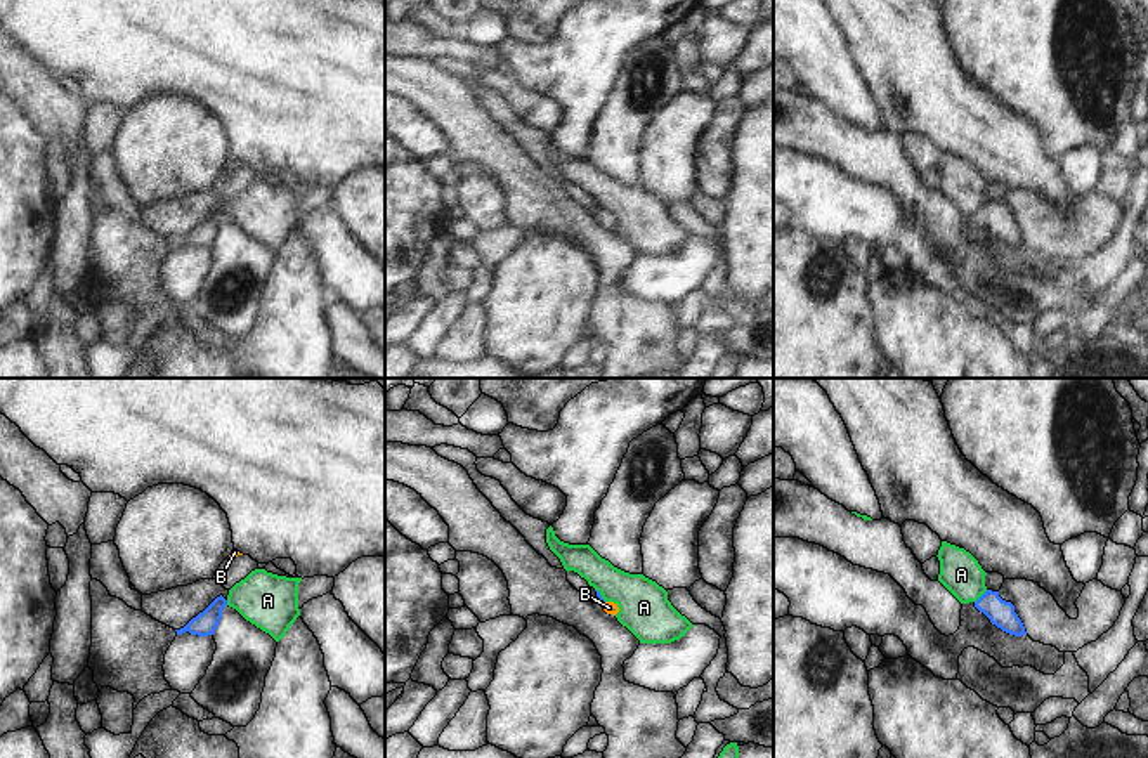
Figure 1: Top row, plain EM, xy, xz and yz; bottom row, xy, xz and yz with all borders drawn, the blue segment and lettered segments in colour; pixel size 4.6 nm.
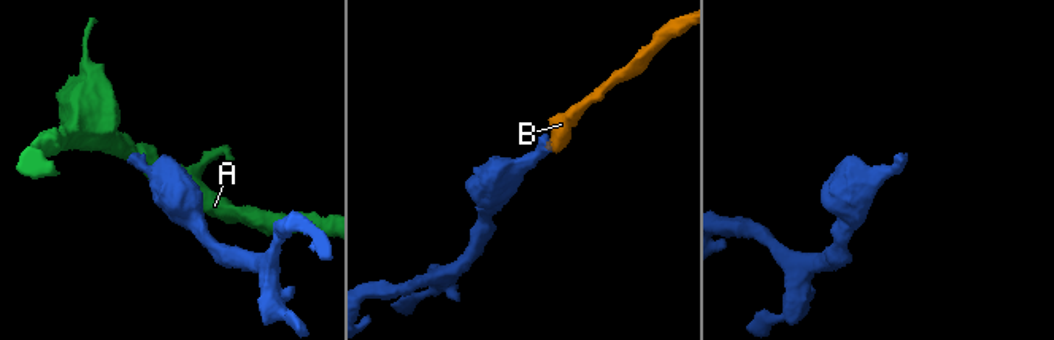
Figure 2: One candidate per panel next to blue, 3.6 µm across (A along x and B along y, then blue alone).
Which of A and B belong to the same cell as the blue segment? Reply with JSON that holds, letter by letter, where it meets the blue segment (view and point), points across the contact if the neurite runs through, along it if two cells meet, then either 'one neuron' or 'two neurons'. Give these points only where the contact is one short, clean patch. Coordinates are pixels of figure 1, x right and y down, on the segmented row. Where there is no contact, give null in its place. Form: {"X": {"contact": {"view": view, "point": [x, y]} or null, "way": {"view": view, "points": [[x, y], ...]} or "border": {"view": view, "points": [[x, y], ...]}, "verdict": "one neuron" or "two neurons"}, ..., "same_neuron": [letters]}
{"A": {"contact": {"view": "yz", "point": [980, 597]}, "border": {"view": "yz", "points": [[987, 590], [975, 602]]}, "verdict": "two neurons"}, "B": {"contact": null, "verdict": "one neuron"}, "same_neuron": ["B"]}

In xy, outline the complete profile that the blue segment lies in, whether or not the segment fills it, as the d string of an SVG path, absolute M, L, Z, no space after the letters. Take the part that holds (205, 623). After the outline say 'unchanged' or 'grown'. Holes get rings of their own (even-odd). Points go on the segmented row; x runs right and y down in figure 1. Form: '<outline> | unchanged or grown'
M222 595L217 597L203 612L192 618L184 628L175 630L177 635L182 635L186 631L198 637L213 635L220 623L222 611L225 605L227 600Z | unchanged

